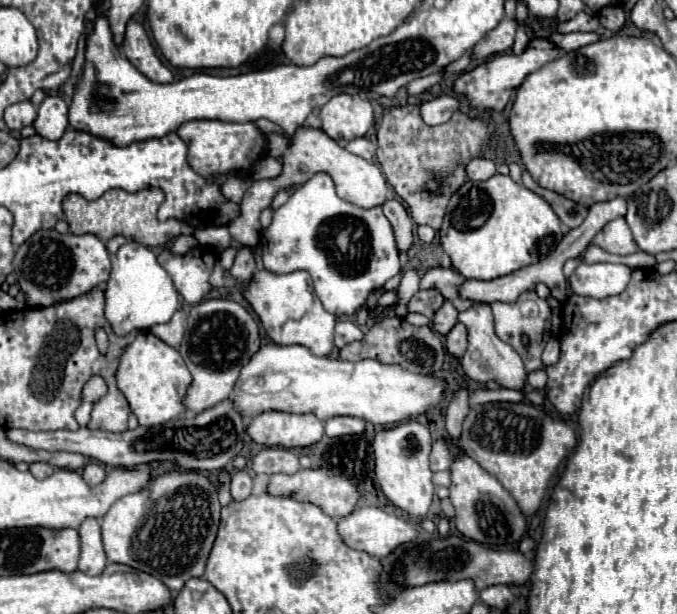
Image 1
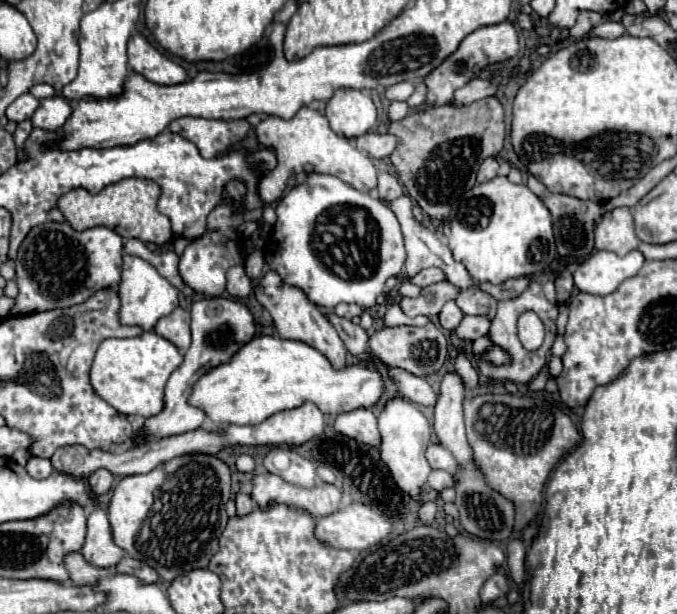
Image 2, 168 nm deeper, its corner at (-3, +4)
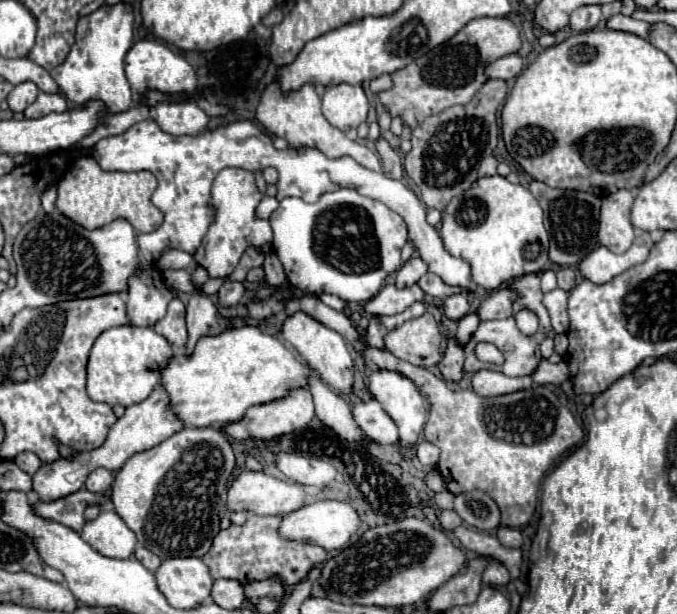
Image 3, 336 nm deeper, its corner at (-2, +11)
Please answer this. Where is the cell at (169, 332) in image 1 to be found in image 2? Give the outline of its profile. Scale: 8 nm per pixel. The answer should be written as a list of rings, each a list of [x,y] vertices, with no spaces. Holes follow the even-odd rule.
[[[176,308],[170,316],[158,320],[154,332],[170,340],[180,352],[184,352],[190,346],[190,312]]]

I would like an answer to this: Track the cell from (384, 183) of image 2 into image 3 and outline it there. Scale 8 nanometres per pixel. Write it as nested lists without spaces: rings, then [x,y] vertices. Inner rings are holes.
[[[377,139],[375,147],[379,151],[381,163],[383,163],[383,173],[393,179],[403,179],[403,167],[401,167],[401,157],[391,149],[391,145],[385,139]]]

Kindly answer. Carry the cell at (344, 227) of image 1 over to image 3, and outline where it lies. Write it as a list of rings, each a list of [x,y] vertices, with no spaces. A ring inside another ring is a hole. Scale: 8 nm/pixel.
[[[335,189],[333,193],[323,193],[317,203],[305,203],[305,201],[301,201],[299,197],[285,197],[285,199],[279,201],[277,211],[273,211],[273,215],[269,217],[269,223],[271,223],[271,229],[273,229],[273,249],[275,249],[277,257],[279,257],[279,261],[283,263],[287,281],[289,281],[293,287],[297,287],[303,295],[333,293],[333,295],[345,299],[347,303],[365,303],[365,301],[373,299],[373,297],[379,293],[379,289],[383,287],[385,279],[401,267],[401,259],[399,259],[399,257],[401,257],[403,245],[407,243],[407,225],[405,225],[405,221],[403,221],[397,213],[393,213],[387,205],[383,205],[381,201],[375,201],[375,199],[371,199],[371,197],[365,197],[365,195],[357,193],[355,189]]]

